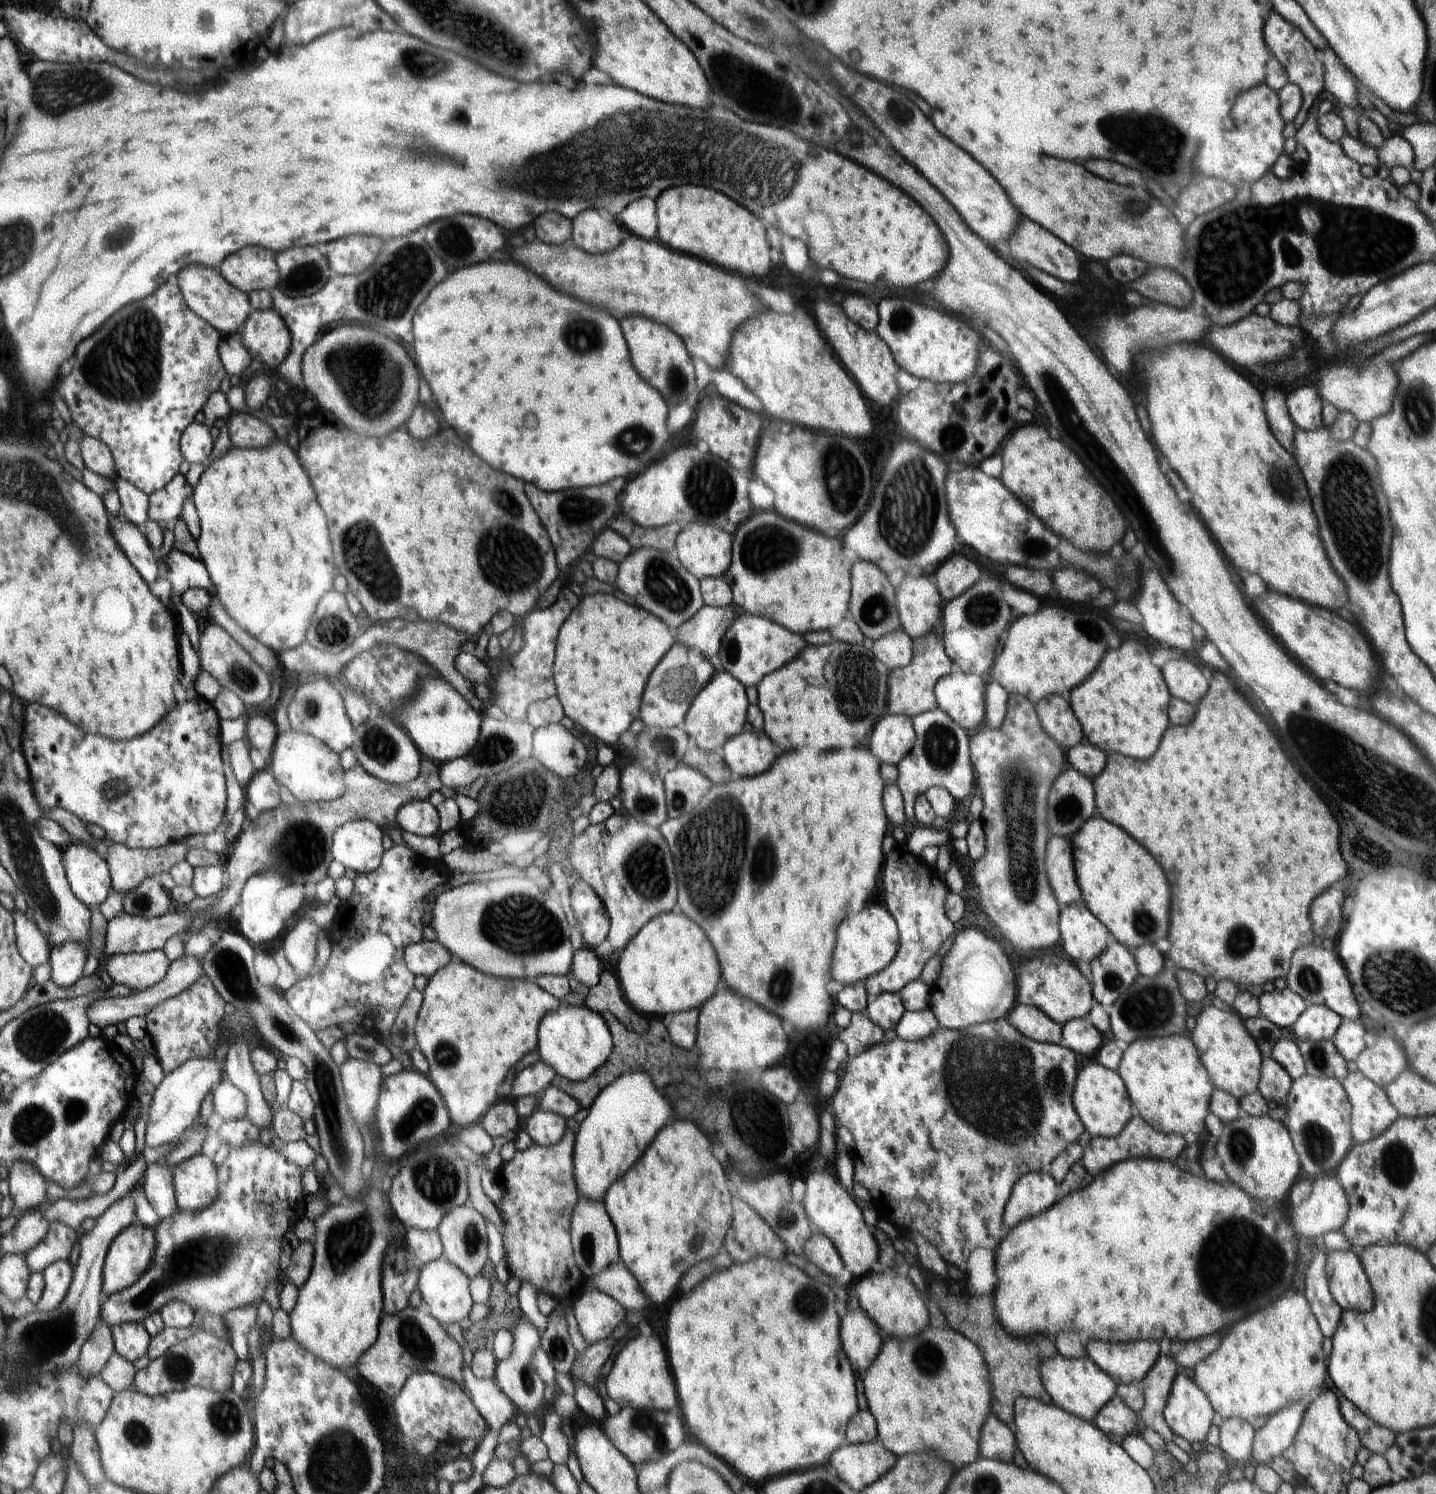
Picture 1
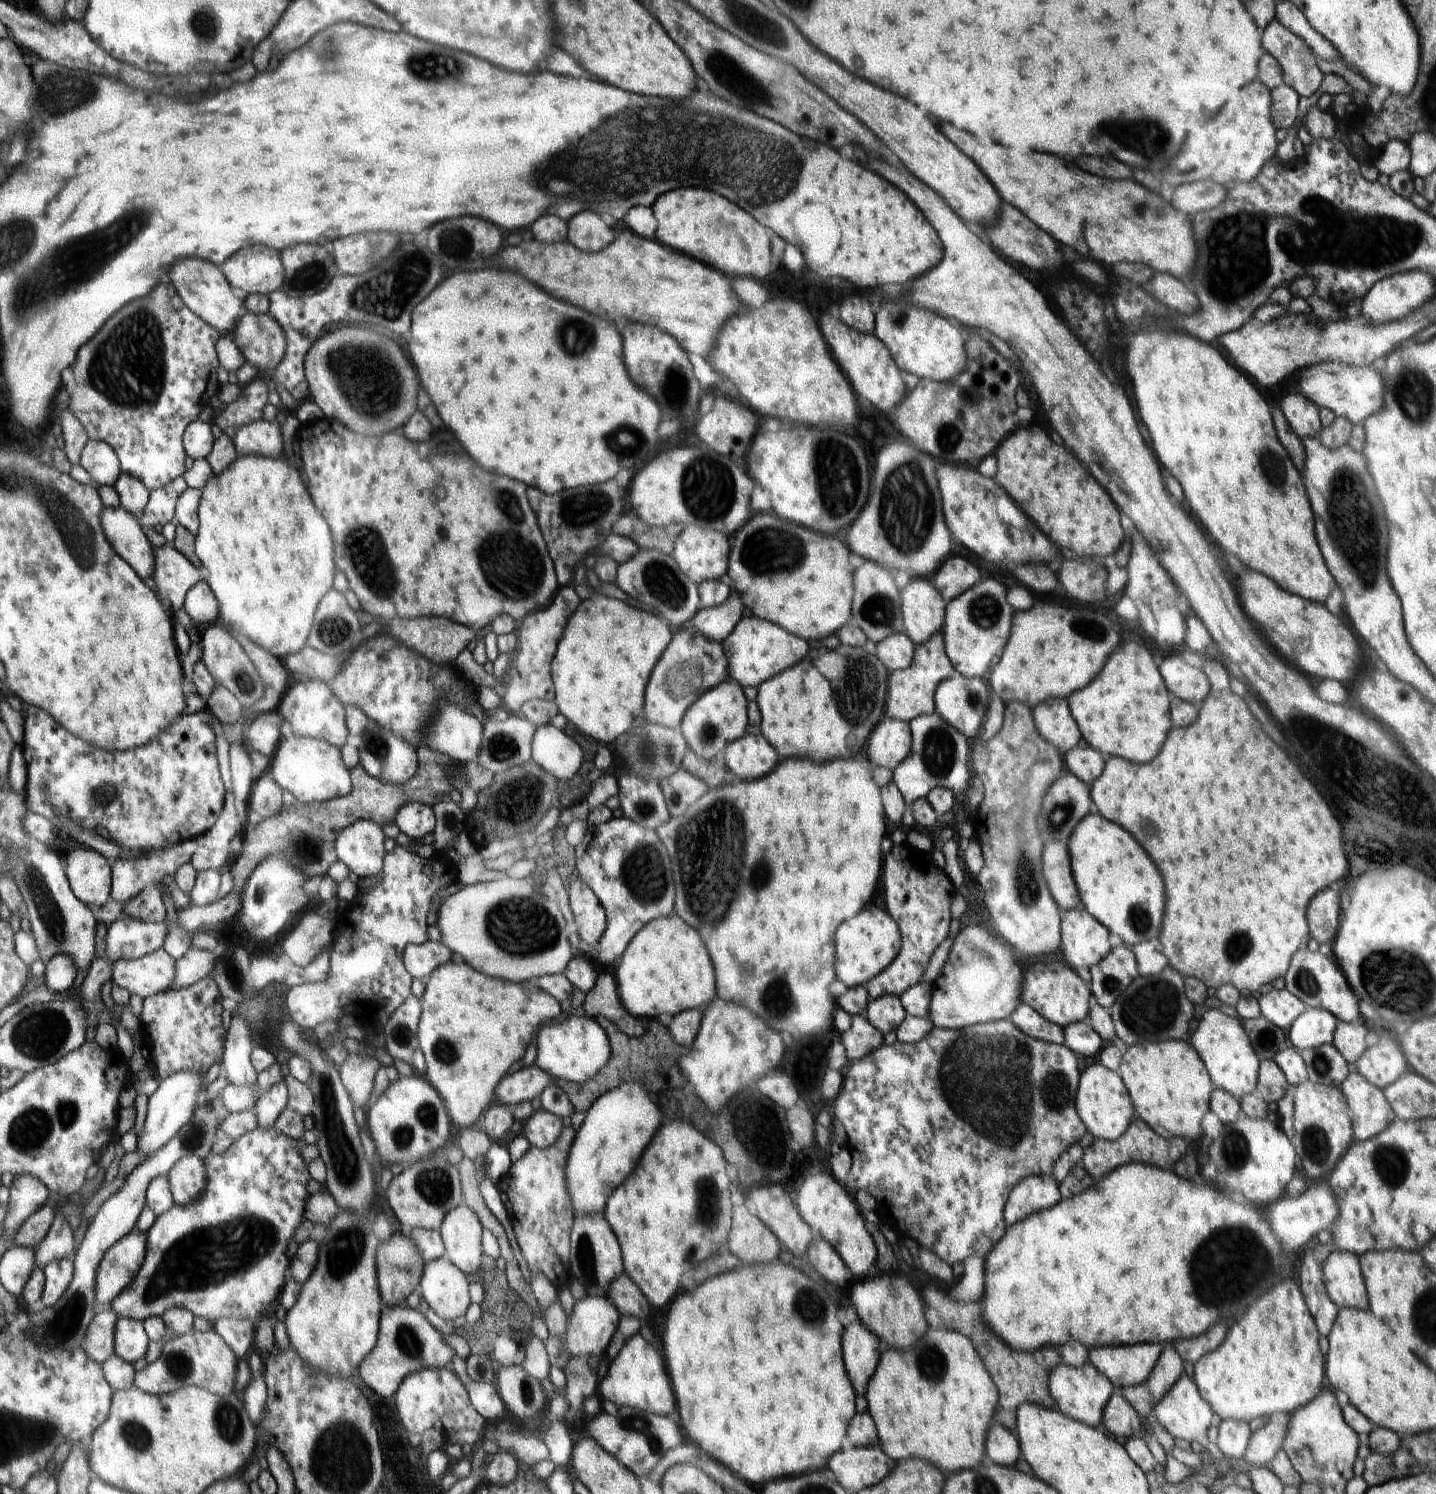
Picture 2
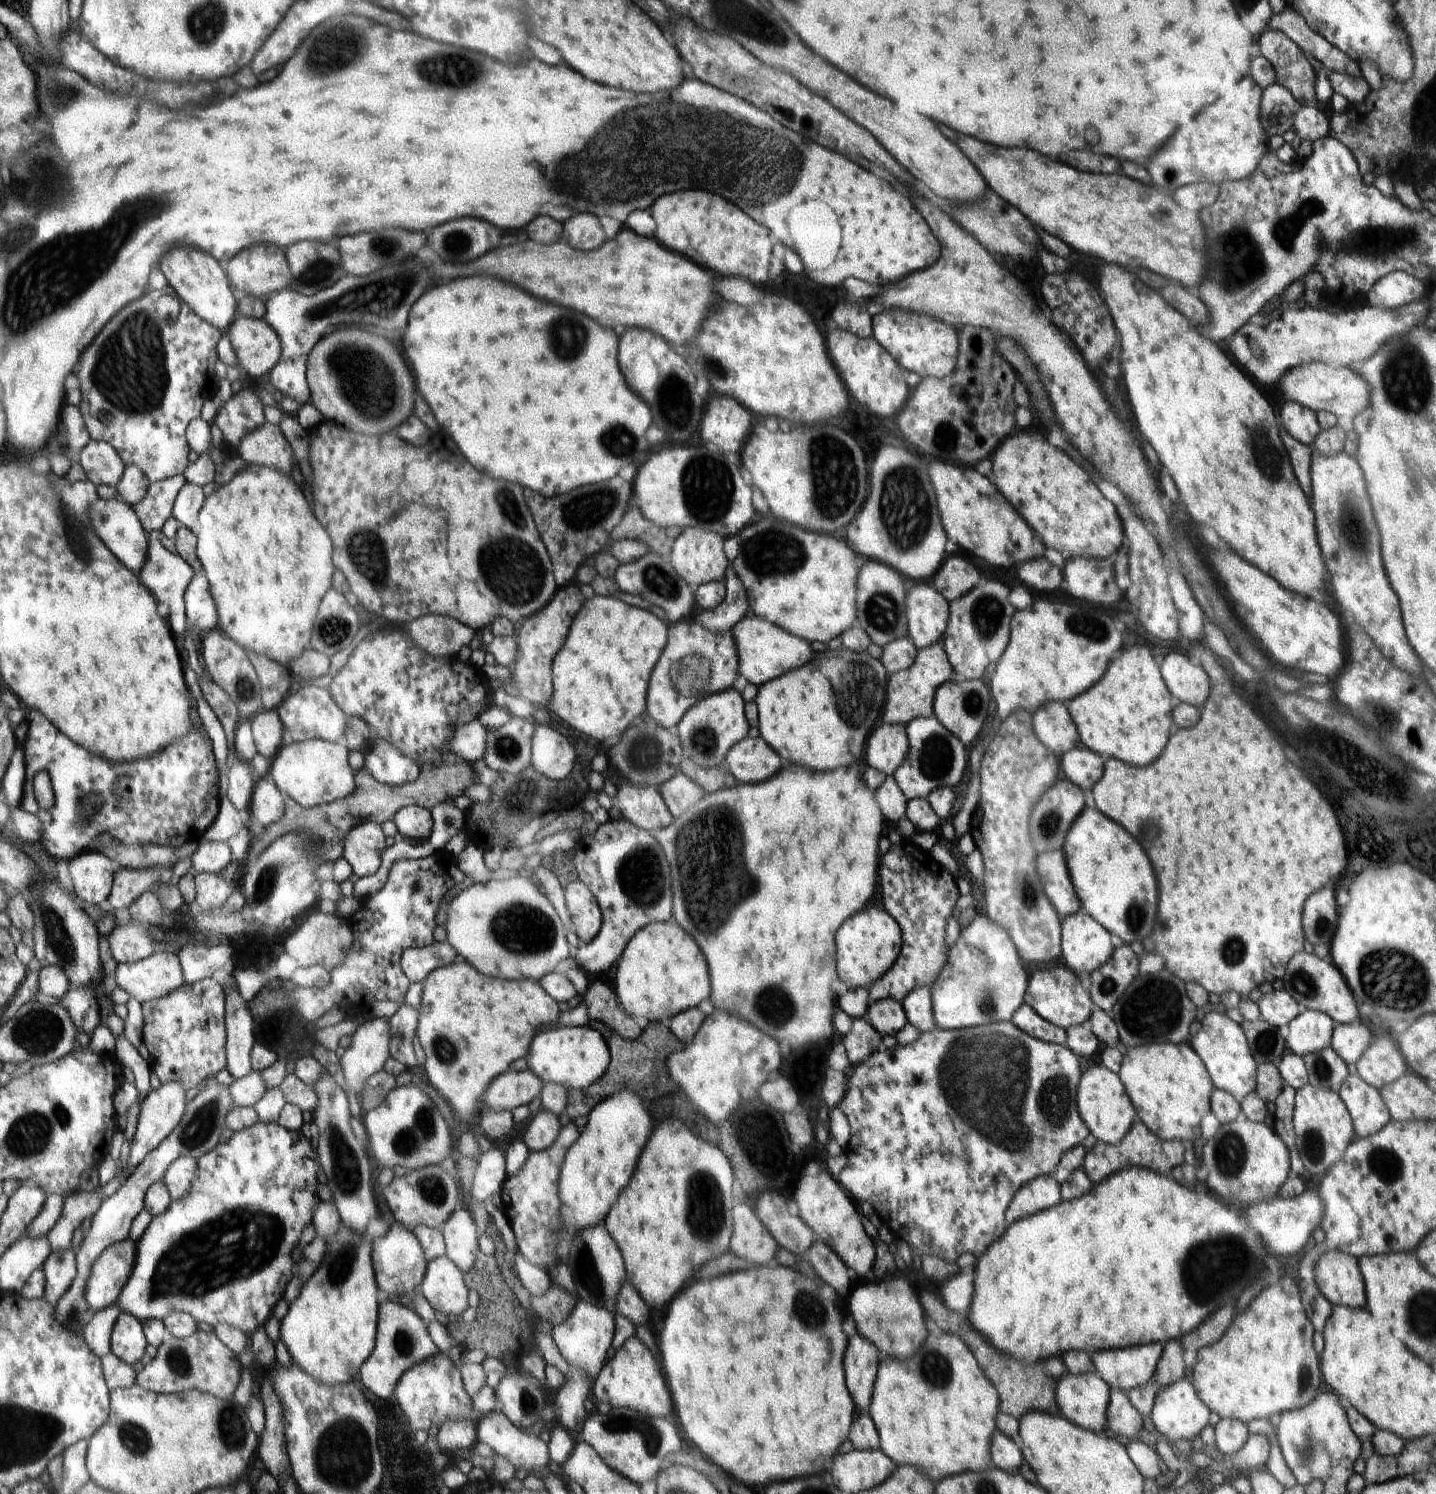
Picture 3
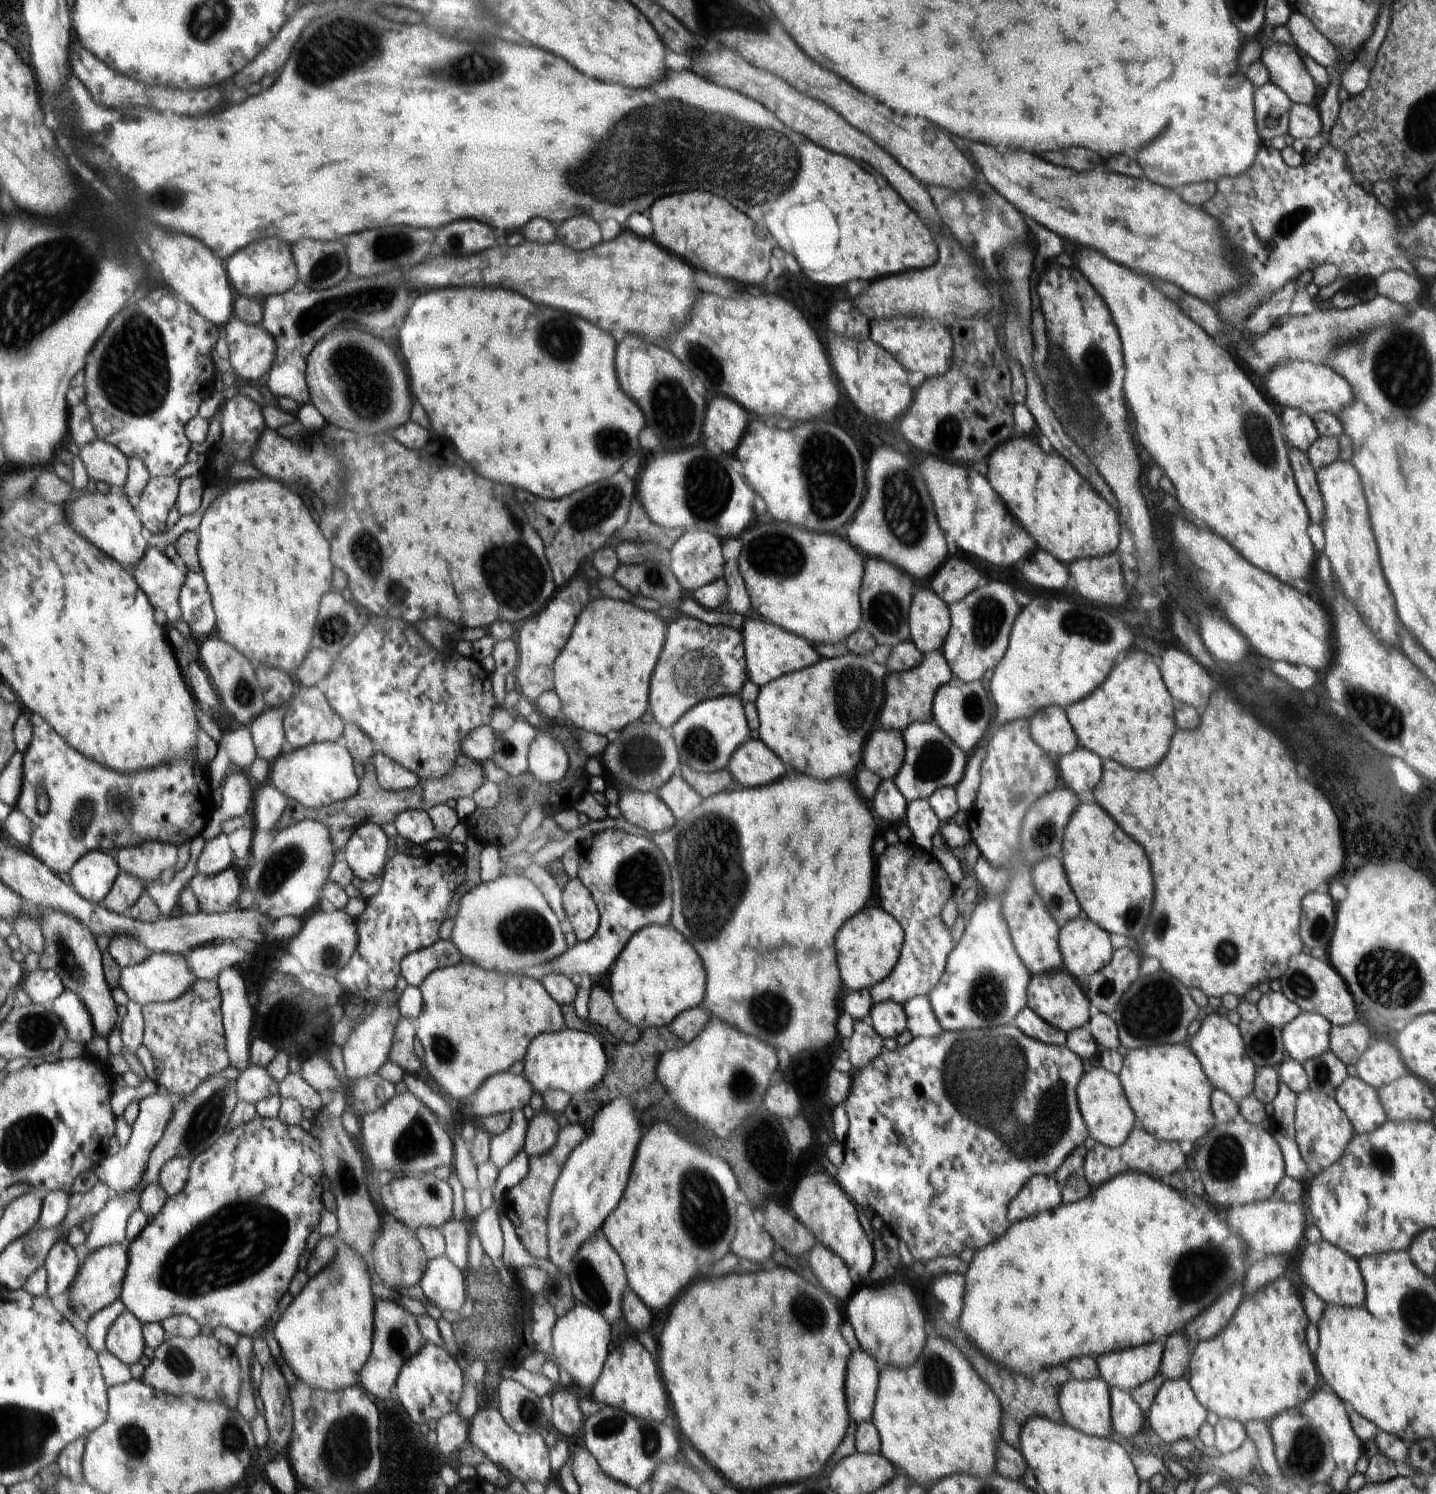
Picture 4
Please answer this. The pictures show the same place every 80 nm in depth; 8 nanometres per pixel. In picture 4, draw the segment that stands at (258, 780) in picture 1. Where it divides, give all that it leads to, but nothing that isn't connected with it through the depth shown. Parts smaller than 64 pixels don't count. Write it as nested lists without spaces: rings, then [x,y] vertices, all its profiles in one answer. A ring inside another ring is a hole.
[[[268,782],[255,786],[253,803],[254,828],[274,833],[274,826],[289,803],[288,798]]]

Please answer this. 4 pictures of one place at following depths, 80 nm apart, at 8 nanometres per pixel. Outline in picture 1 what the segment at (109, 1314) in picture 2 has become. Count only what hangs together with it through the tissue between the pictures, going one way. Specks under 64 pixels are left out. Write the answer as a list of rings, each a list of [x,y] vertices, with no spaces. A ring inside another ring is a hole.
[[[103,1318],[83,1346],[78,1370],[89,1379],[94,1375],[100,1375],[116,1352],[117,1344],[113,1326]]]

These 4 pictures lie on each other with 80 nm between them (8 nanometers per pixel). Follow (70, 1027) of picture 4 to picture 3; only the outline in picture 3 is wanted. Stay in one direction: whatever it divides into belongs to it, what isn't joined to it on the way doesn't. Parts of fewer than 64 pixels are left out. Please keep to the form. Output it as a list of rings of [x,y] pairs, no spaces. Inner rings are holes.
[[[97,985],[91,987],[72,988],[70,992],[58,1000],[71,1013],[77,1027],[92,1035],[96,1027],[103,1024],[101,1008],[97,997]]]

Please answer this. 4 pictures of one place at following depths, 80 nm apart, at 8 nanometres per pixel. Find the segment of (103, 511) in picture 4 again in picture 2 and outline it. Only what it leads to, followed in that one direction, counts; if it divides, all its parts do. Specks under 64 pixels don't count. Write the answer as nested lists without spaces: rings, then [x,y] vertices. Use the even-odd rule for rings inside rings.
[[[124,507],[105,508],[104,526],[118,554],[143,578],[151,577],[153,571],[153,547],[139,524],[138,517]]]

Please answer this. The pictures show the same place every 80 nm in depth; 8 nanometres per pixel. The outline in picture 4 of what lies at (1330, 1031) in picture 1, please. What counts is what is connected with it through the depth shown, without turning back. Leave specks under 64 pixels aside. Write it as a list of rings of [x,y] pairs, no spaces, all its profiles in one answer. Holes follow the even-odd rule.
[[[1301,1011],[1281,1029],[1287,1057],[1303,1064],[1329,1049],[1329,1032],[1333,1024],[1318,1013]]]

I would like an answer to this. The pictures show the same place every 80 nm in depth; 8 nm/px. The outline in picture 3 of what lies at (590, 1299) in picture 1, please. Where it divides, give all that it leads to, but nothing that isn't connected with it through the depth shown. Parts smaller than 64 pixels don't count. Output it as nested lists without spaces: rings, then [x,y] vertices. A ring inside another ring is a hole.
[[[578,1300],[570,1316],[552,1329],[552,1338],[570,1368],[579,1369],[590,1379],[595,1380],[598,1372],[603,1369],[608,1350],[612,1350],[610,1344],[612,1344],[614,1330],[616,1330],[614,1316],[610,1314],[609,1310]]]

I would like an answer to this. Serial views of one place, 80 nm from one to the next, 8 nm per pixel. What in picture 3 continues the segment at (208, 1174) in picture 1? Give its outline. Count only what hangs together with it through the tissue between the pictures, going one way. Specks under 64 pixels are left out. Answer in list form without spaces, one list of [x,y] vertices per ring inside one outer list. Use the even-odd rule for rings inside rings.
[[[182,1155],[169,1164],[162,1181],[168,1189],[171,1200],[176,1201],[188,1195],[196,1180],[197,1160]]]

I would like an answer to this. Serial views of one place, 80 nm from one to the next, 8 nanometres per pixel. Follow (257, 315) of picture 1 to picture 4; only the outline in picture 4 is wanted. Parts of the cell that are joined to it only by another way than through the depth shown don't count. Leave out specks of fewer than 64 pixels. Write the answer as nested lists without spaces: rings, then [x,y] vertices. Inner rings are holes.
[[[234,317],[226,323],[229,362],[235,374],[244,380],[258,380],[269,372],[276,358],[276,342],[260,325]]]

